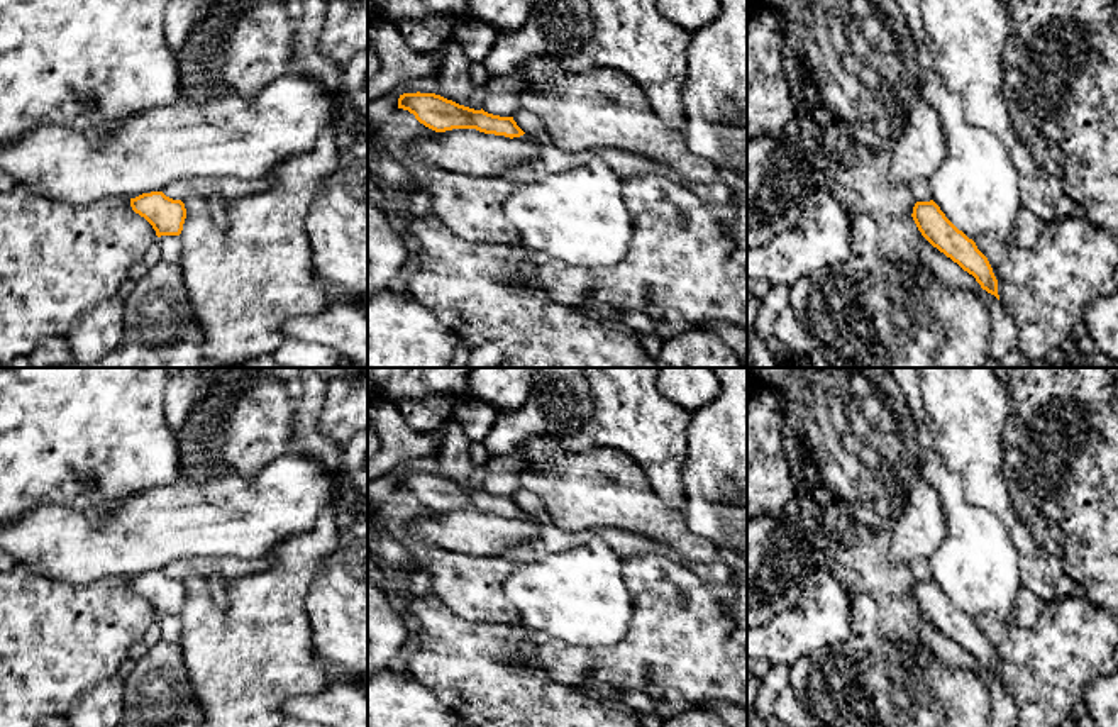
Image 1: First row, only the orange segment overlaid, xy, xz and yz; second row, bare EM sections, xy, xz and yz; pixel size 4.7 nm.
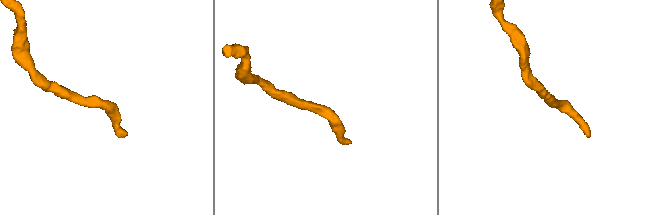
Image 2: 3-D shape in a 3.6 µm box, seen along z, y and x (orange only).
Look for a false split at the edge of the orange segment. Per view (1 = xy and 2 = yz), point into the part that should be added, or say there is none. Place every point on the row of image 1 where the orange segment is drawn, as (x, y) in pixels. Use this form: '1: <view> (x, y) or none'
1: none
2: none

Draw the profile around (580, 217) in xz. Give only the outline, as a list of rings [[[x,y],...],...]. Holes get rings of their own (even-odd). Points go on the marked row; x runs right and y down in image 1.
[[[600,158],[569,171],[540,171],[532,183],[517,186],[506,198],[505,214],[520,242],[547,259],[581,268],[610,268],[628,251],[635,222],[622,197],[623,178]]]

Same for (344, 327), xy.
[[[332,303],[320,314],[285,322],[283,336],[335,349],[351,363],[368,366],[368,312],[351,303]]]

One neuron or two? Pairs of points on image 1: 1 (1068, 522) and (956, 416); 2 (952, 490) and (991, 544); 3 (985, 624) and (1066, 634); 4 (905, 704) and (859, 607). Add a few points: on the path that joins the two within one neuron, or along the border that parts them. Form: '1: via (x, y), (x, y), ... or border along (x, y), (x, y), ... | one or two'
1: border along (1005, 422), (1003, 477), (1012, 500) | two
2: via (956, 504), (959, 512), (978, 531) | one
3: via (1005, 638), (1046, 638) | one
4: via (881, 680), (864, 663), (864, 631) | one

